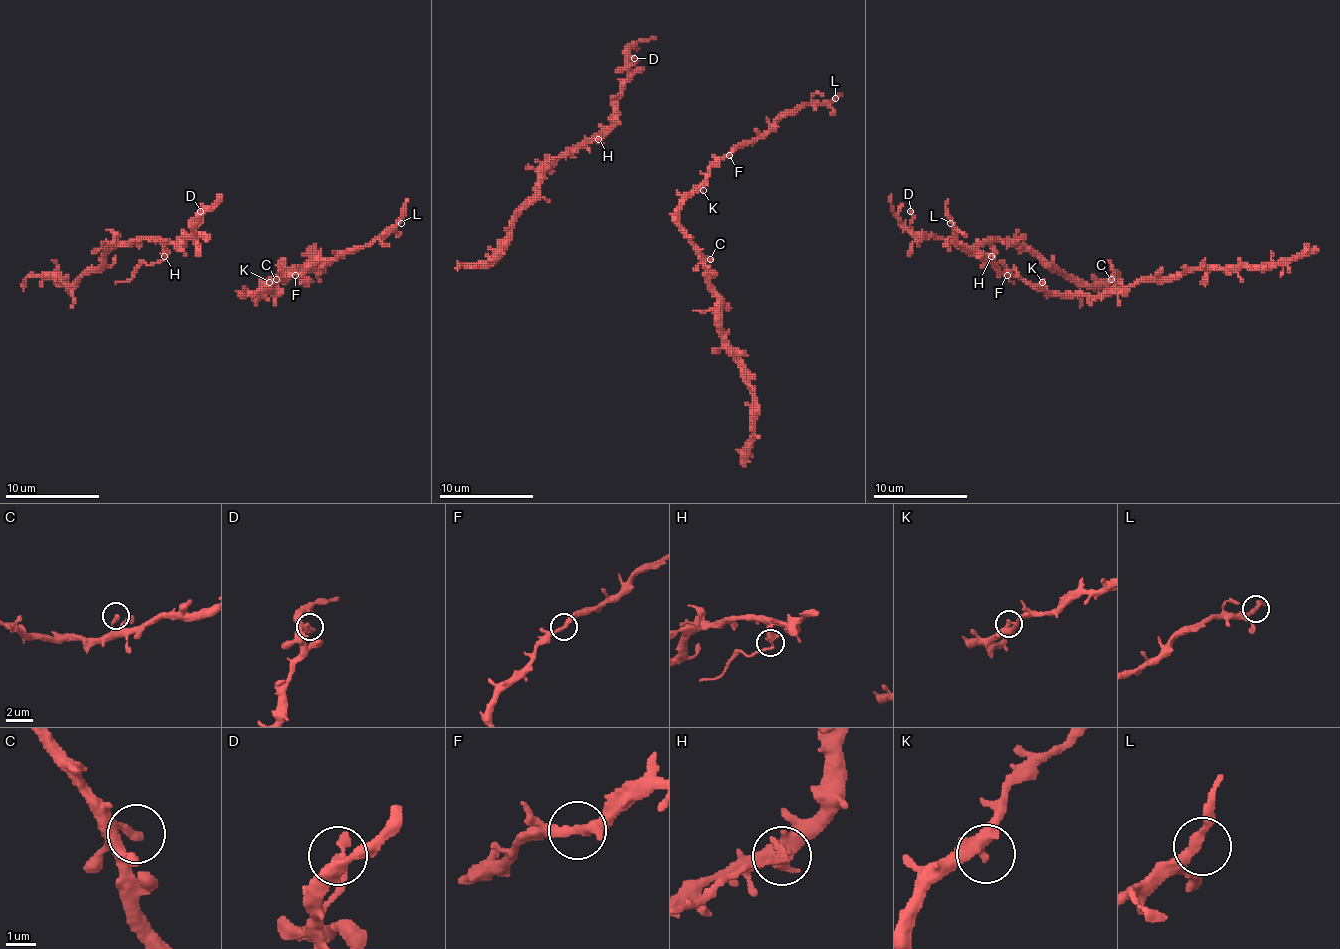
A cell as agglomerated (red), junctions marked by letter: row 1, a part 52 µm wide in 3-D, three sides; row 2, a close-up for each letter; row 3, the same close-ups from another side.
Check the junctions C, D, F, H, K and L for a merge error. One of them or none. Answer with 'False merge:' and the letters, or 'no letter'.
False merge: H

